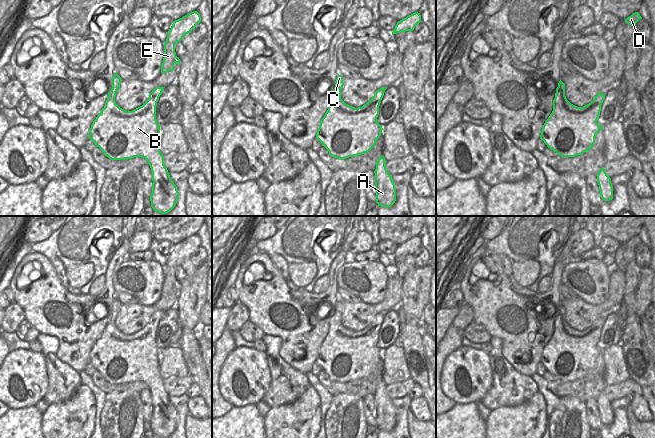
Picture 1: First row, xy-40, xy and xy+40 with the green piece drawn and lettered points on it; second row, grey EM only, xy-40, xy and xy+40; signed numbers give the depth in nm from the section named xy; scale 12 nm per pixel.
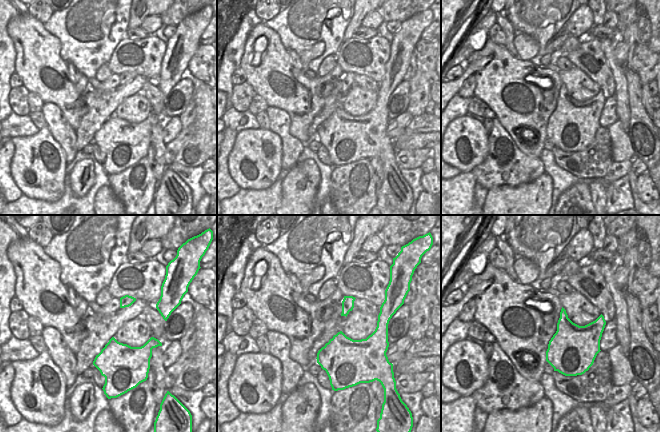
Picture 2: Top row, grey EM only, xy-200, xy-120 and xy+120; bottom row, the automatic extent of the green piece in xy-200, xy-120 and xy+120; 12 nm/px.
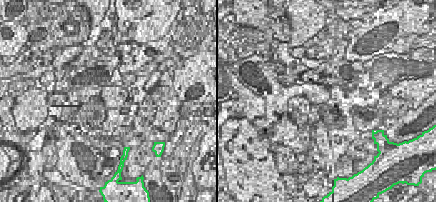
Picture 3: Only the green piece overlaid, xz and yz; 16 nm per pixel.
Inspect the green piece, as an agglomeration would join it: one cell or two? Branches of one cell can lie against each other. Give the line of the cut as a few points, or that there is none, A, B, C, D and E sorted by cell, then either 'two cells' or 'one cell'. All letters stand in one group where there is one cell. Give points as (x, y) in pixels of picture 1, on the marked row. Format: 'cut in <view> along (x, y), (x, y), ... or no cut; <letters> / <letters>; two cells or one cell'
no cut; A B C D E; one cell

